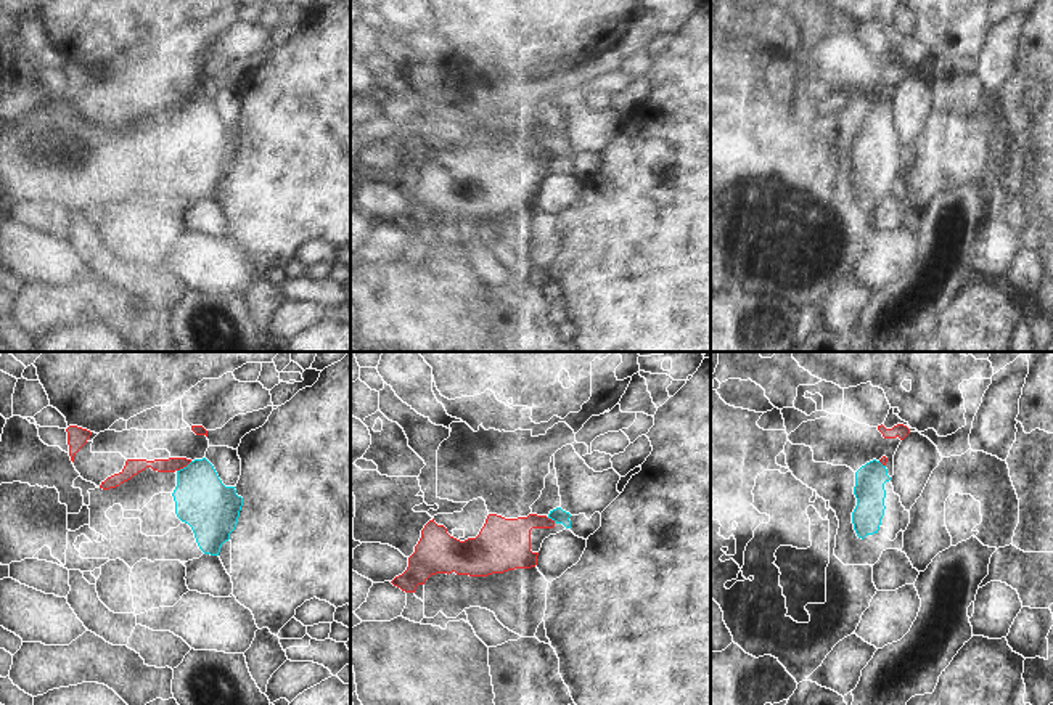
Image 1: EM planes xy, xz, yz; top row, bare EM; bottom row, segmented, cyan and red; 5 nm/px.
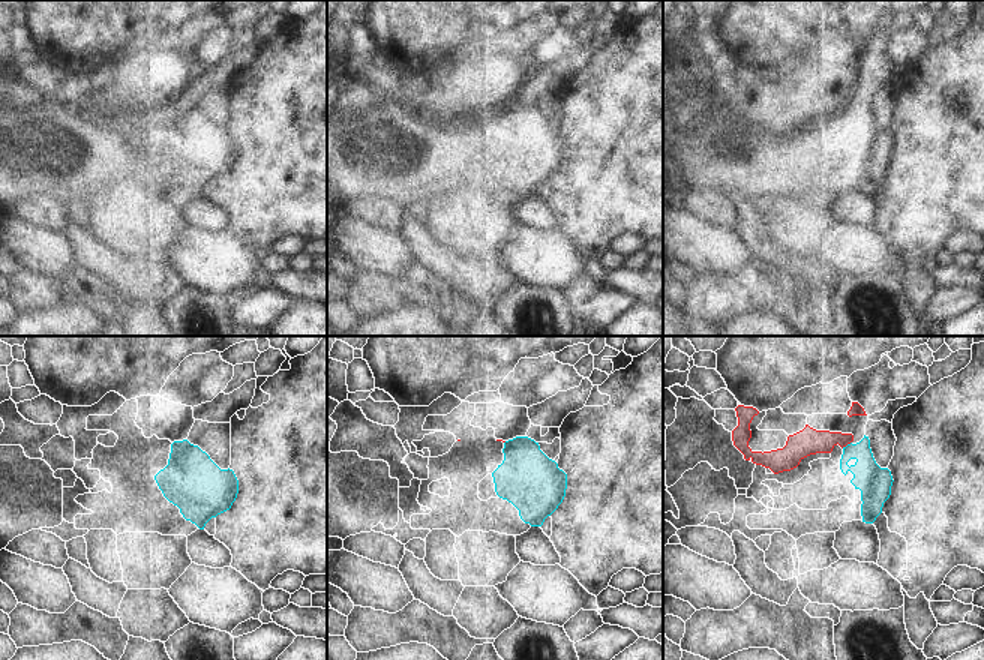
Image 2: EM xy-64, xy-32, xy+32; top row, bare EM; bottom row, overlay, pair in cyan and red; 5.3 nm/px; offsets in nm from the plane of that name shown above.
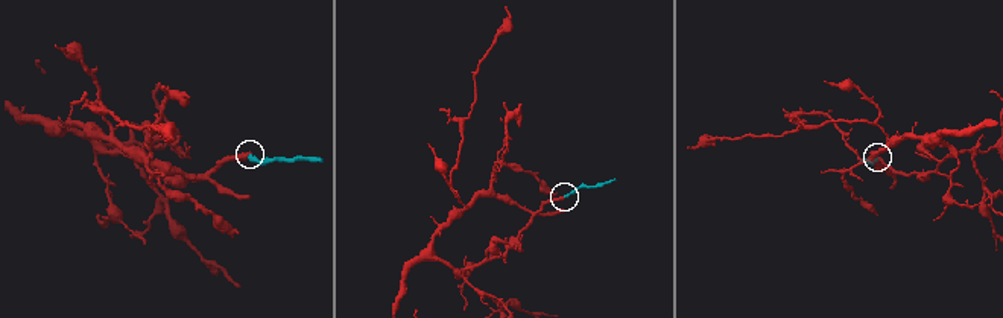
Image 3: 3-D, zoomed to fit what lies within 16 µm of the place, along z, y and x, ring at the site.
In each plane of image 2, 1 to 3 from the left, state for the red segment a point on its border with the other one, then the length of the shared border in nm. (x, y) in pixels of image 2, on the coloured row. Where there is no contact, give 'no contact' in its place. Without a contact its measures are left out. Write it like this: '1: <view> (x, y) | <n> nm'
1: no contact
2: no contact
3: xy+32 (848, 444) | 70 nm

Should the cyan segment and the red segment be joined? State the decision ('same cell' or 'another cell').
another cell

